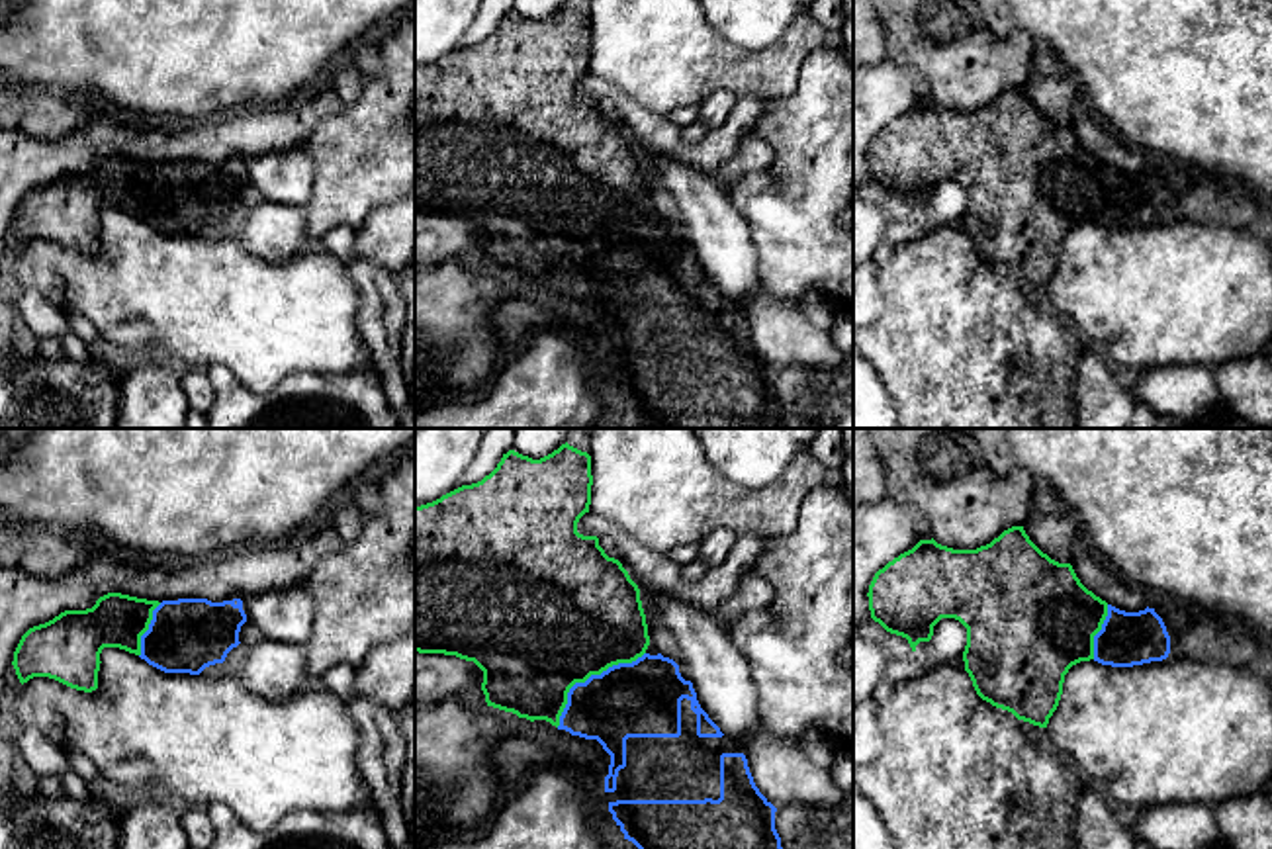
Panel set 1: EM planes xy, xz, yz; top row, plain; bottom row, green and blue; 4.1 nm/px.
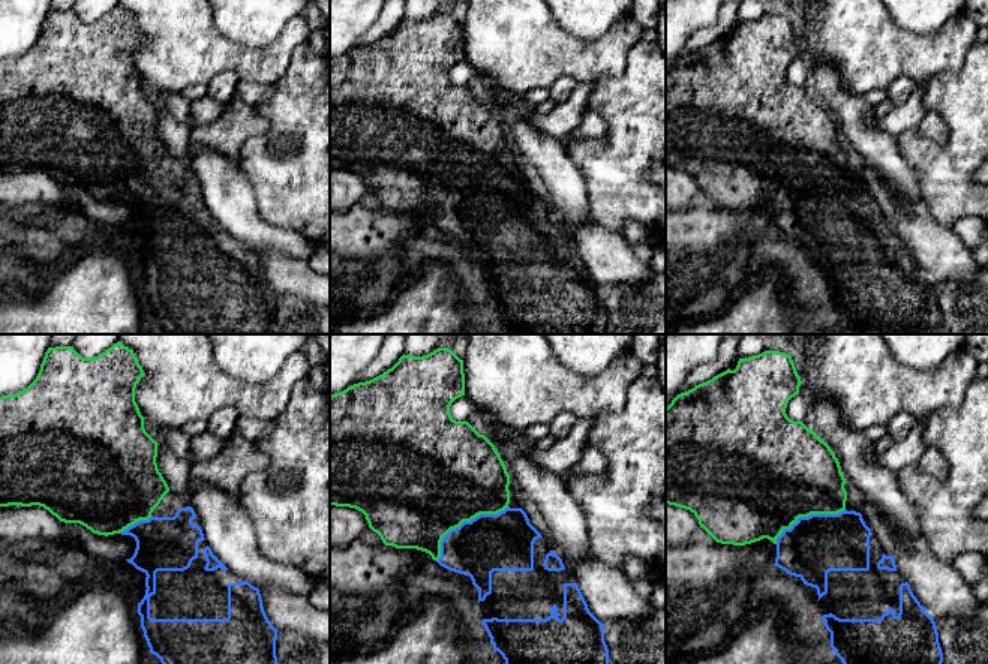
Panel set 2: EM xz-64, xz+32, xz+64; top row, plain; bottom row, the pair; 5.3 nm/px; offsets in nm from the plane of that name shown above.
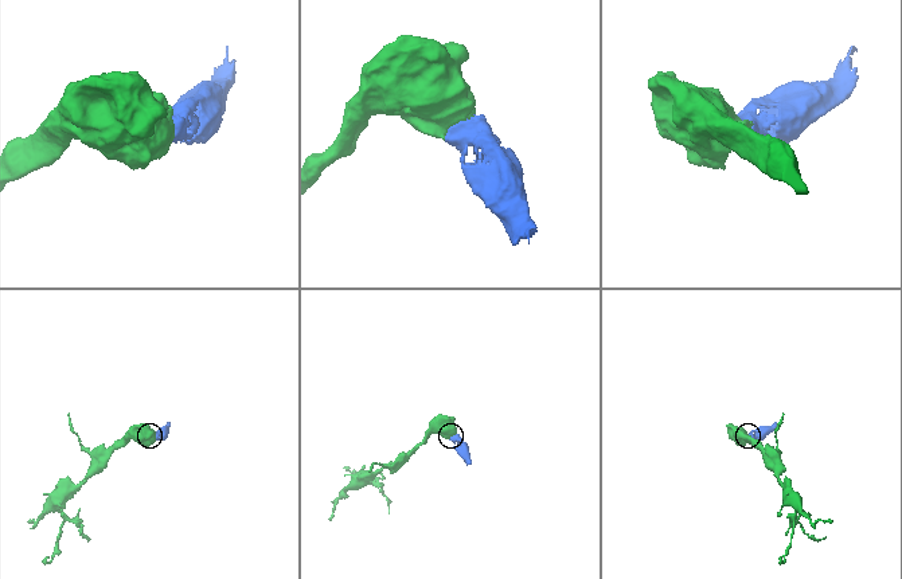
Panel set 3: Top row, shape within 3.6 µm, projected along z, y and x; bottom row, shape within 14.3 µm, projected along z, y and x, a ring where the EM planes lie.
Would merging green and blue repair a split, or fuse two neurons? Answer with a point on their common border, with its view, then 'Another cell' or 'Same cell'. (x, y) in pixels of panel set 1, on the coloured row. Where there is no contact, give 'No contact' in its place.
Touches green at xz (588, 677). Same cell

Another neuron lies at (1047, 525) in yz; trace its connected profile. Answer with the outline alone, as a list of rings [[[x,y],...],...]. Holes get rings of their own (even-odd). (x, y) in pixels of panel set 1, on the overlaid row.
[[[1047,481],[1035,483],[1031,511],[1023,530],[1051,559],[1059,563],[1072,561],[1072,546],[1078,540],[1080,530],[1068,516],[1068,505],[1055,485]]]

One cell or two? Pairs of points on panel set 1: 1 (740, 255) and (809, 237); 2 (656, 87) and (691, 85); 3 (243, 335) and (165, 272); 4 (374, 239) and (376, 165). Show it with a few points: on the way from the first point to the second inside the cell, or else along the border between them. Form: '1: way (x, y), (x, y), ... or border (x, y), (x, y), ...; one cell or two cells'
1: border (736, 208), (748, 225), (756, 274), (764, 286); two cells
2: way (664, 85), (683, 85); one cell
3: way (224, 315), (210, 302), (184, 292); one cell
4: border (394, 200), (374, 208), (357, 231); two cells

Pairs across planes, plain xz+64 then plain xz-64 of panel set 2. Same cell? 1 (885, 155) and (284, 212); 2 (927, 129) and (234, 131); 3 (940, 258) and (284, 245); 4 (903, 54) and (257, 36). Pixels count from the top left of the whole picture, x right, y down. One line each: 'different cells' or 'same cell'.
1: different cells
2: same cell
3: different cells
4: different cells

